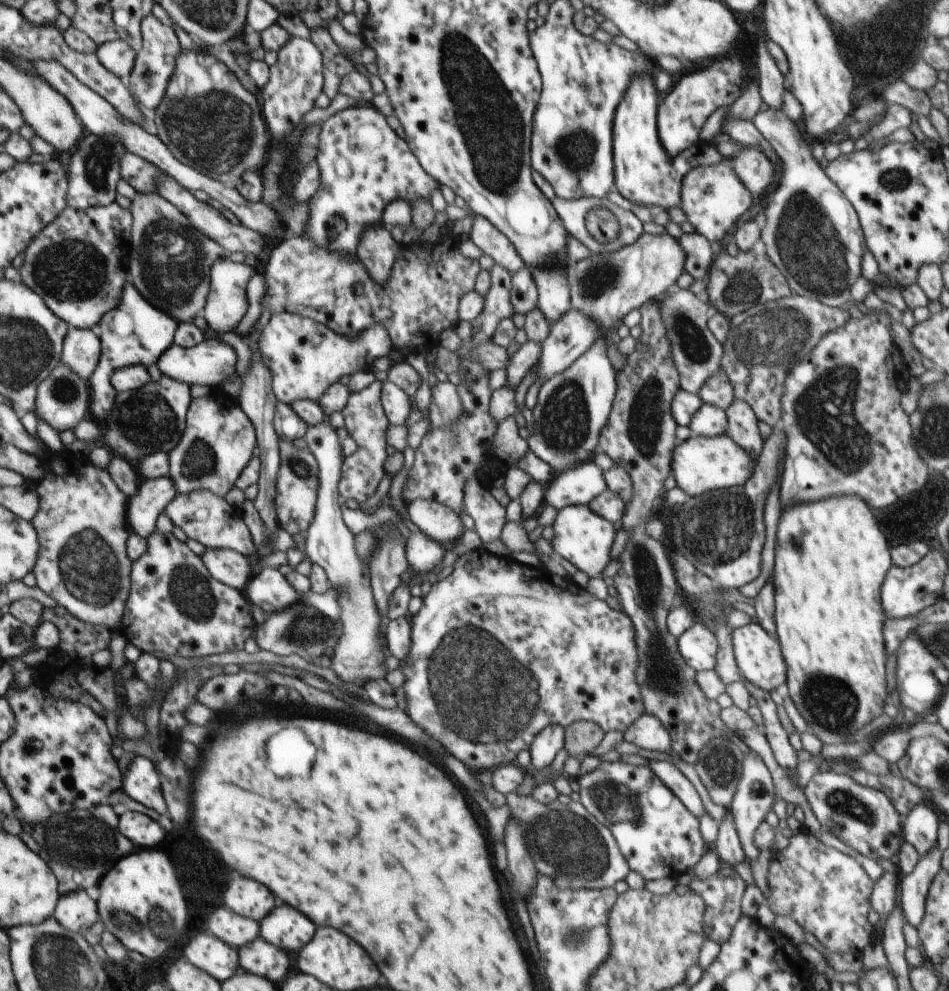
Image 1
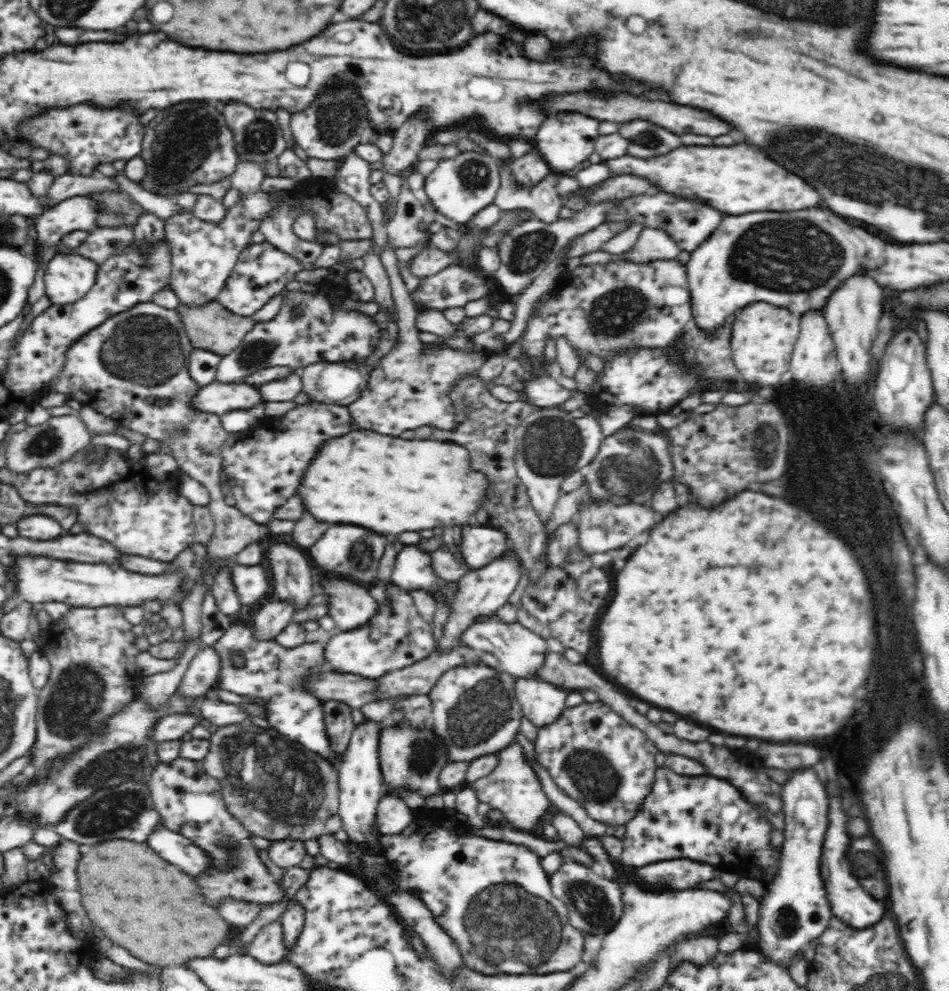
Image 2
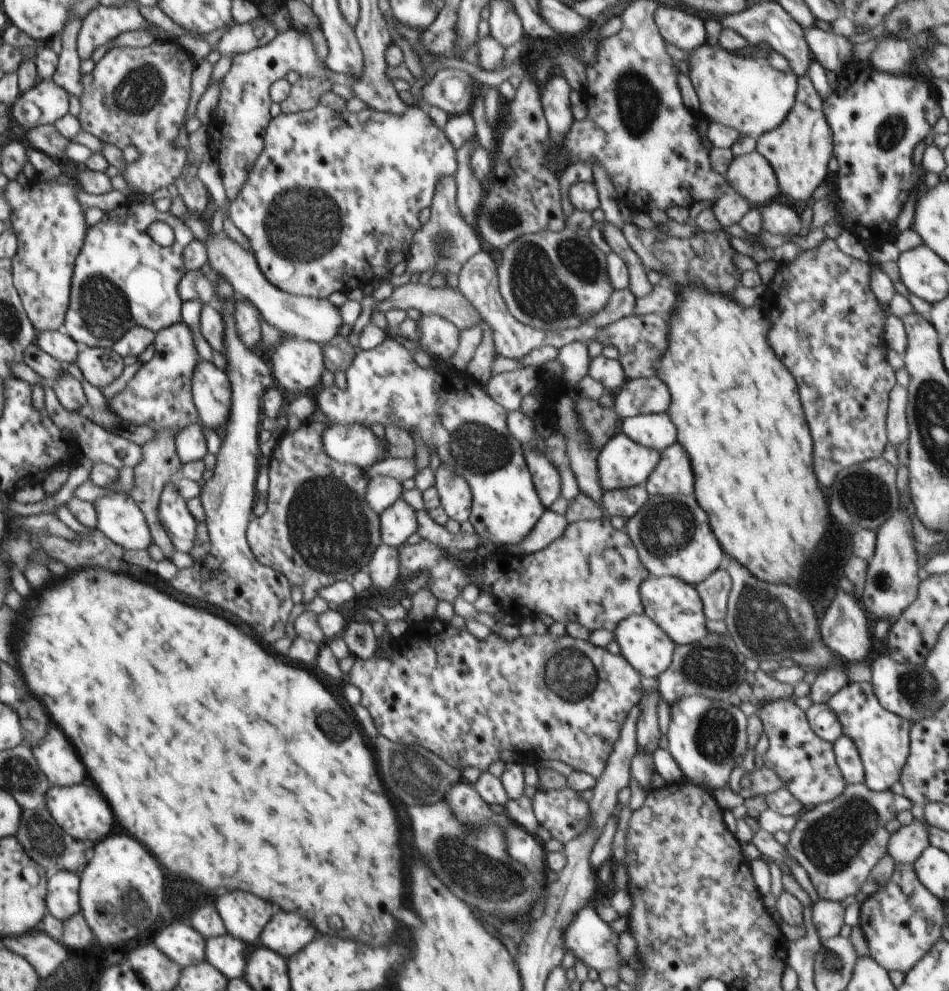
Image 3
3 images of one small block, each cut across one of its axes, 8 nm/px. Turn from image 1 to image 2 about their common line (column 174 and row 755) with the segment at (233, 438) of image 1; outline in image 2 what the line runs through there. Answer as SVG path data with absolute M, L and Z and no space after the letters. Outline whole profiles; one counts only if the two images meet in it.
M480 662L478 665L459 666L447 670L428 696L432 703L433 731L443 740L449 762L465 760L469 763L484 754L499 752L515 741L516 732L520 730L523 712L515 694L515 679L499 668L495 669Z

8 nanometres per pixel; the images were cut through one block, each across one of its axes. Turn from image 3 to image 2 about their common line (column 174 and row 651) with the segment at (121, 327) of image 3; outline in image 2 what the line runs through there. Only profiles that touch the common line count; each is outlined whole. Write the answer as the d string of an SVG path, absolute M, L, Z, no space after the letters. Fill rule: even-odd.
M234 625L212 646L220 657L220 674L218 687L240 696L254 696L268 708L268 722L272 728L285 734L294 741L301 742L307 749L318 753L335 768L340 765L340 758L332 749L331 739L322 704L317 696L309 690L309 685L320 667L325 662L324 647L320 643L305 643L296 648L284 648L275 640L256 640L252 630L246 626ZM239 650L244 662L239 667L232 665L232 652Z

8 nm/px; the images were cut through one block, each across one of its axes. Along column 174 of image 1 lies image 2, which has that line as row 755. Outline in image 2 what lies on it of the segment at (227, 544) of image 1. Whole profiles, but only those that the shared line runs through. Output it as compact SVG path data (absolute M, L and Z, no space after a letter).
M516 740L498 753L498 764L494 770L472 784L479 802L485 802L491 810L502 812L504 820L512 824L514 829L539 836L541 823L548 819L547 814L554 806L542 789L536 771L530 767L522 746Z

